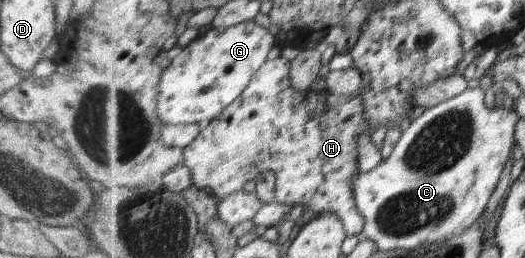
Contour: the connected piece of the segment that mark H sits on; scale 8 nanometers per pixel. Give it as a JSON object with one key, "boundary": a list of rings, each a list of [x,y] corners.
{"boundary":[[[279,56],[268,63],[257,73],[245,94],[234,101],[216,120],[204,126],[201,135],[185,148],[184,164],[190,167],[194,183],[202,190],[209,191],[218,199],[245,189],[249,181],[256,181],[264,171],[274,171],[278,177],[275,202],[303,203],[305,212],[311,210],[314,217],[326,213],[336,213],[344,219],[348,235],[362,235],[368,220],[357,207],[354,179],[359,171],[359,137],[371,135],[375,129],[366,120],[363,90],[360,95],[335,95],[331,91],[319,93],[311,88],[301,91],[293,85],[292,61]]]}

